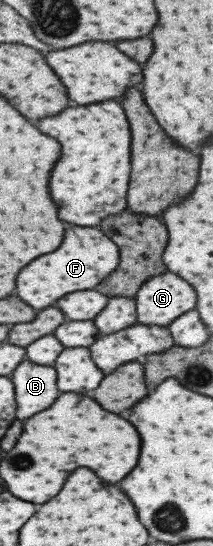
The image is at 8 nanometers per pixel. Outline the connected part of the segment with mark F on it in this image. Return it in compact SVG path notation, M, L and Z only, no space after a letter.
M68 227L62 243L54 251L22 267L16 279L16 295L36 311L46 309L74 290L94 290L101 279L116 269L118 260L116 244L102 235L98 227Z

